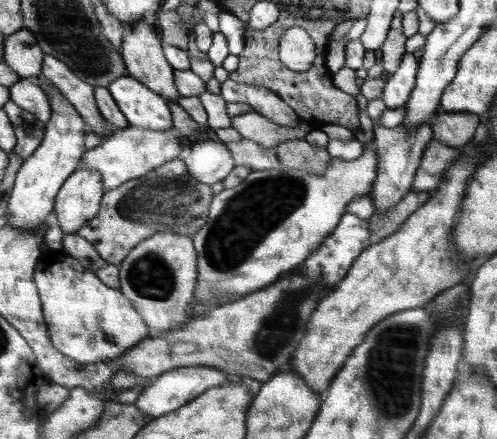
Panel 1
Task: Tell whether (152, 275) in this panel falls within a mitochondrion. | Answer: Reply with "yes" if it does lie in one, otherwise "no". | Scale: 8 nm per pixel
yes

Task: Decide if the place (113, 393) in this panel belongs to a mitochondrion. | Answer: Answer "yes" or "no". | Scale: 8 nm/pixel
no

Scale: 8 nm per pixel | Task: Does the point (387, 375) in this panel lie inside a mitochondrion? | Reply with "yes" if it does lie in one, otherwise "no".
yes

